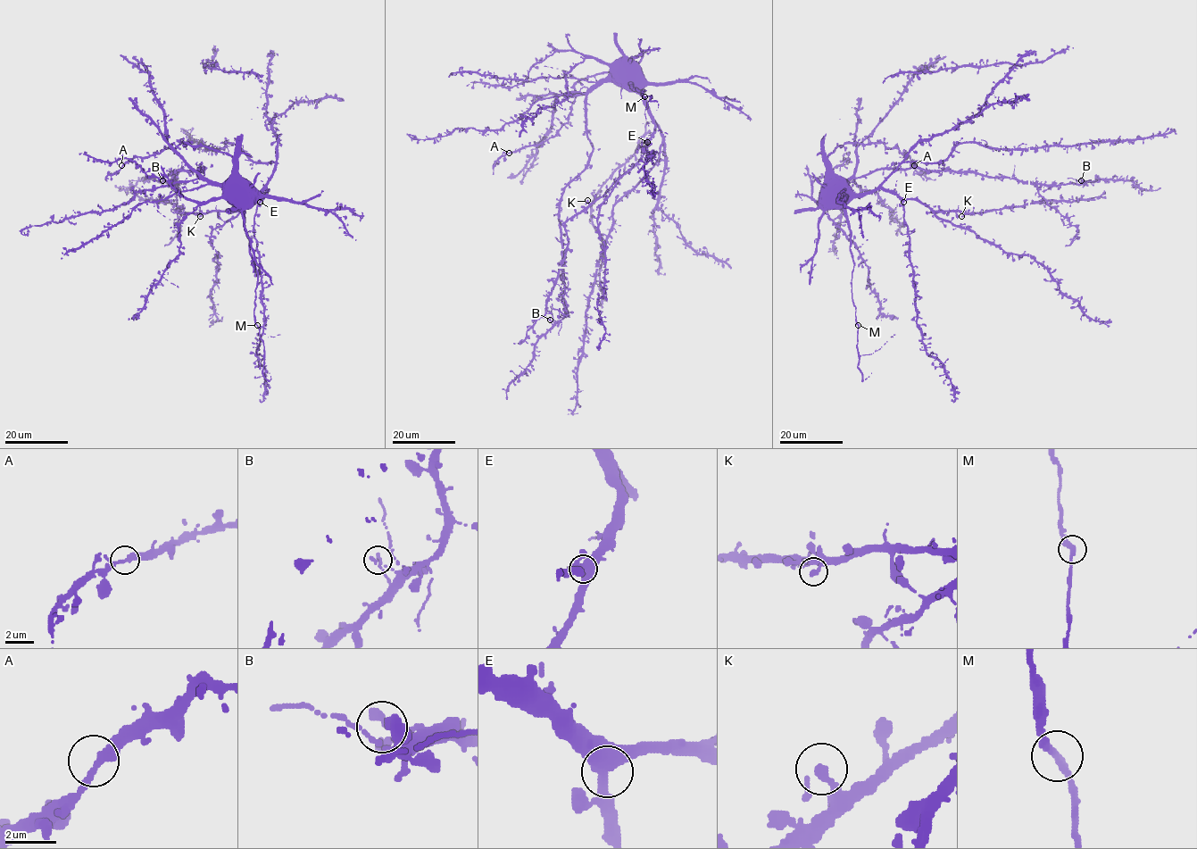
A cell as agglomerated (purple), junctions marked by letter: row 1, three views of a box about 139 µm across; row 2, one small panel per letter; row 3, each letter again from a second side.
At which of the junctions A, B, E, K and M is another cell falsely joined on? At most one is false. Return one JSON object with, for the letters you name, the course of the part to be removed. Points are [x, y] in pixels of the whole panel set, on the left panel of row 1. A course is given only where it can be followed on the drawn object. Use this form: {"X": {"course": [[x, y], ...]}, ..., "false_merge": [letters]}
{"false_merge": []}

